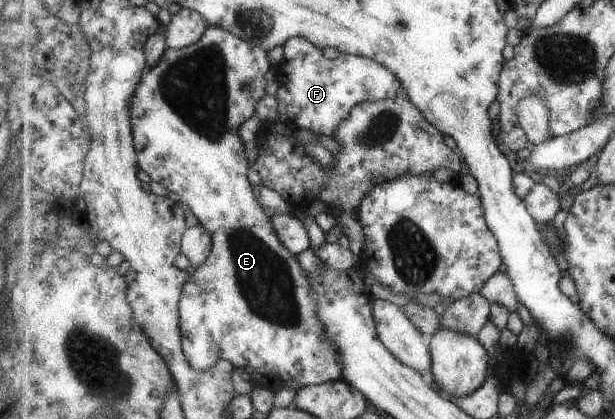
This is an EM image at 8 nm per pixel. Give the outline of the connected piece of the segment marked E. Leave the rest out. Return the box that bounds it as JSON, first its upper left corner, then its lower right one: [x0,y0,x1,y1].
[130,24,344,391]

